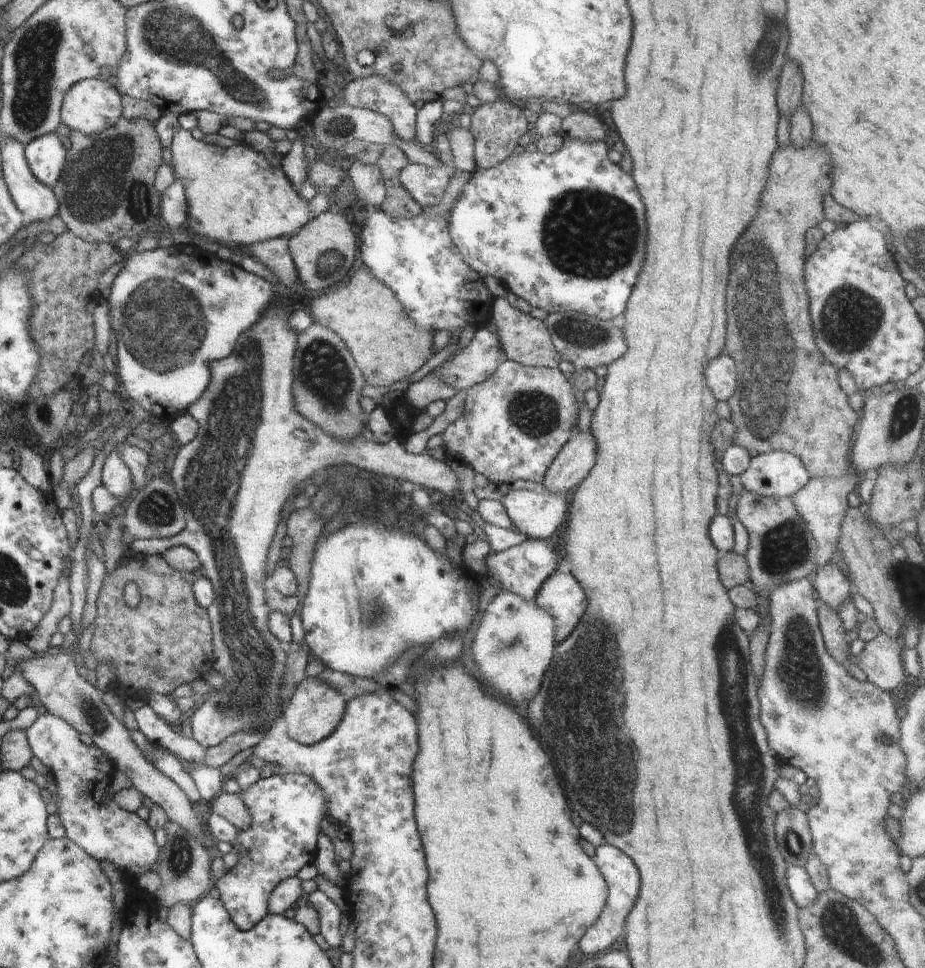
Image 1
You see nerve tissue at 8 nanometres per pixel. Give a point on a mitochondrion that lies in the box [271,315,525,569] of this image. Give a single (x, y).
(322, 370)

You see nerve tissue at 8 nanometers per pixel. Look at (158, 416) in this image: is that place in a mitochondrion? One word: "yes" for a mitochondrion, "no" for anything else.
no

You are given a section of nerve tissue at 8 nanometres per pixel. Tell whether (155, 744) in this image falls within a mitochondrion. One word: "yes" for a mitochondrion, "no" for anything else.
no

